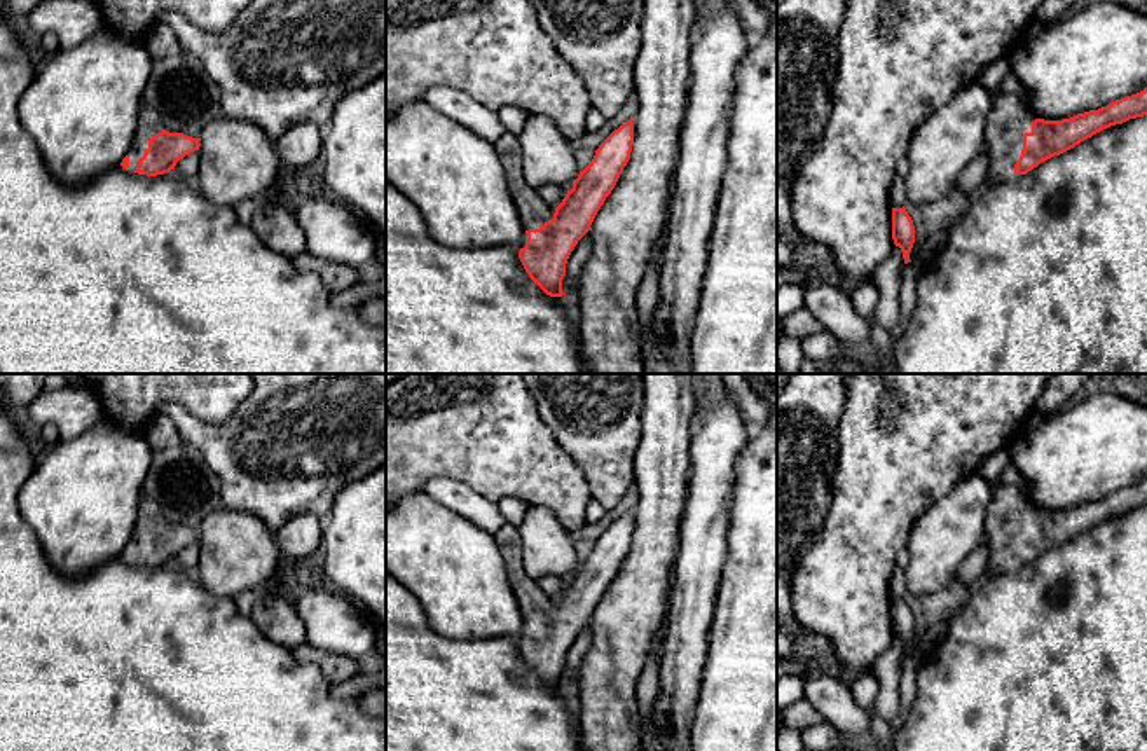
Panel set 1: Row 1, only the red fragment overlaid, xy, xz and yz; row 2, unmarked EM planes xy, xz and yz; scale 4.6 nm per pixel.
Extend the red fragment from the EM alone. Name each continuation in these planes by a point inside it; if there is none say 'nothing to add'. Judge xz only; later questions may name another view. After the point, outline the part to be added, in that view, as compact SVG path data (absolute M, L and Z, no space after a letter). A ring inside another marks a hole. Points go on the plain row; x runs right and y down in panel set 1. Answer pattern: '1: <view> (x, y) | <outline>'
1: xz (533, 603) | M503 526L498 533L494 533L494 540L506 564L508 582L524 620L524 639L527 634L525 624L529 620L539 620L545 613L552 611L557 597L550 597L546 592L543 592L538 582L525 573L524 543L517 526Z

